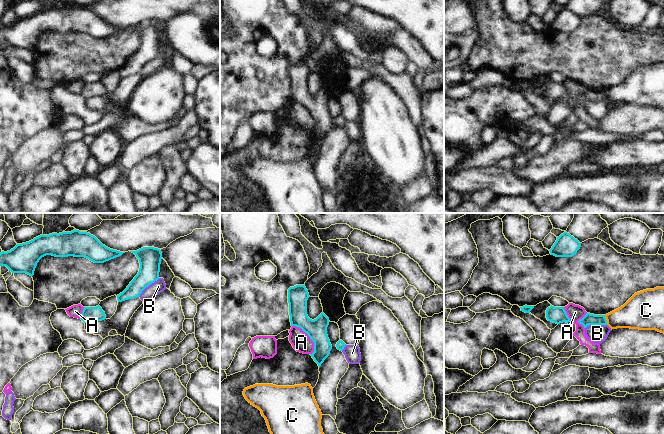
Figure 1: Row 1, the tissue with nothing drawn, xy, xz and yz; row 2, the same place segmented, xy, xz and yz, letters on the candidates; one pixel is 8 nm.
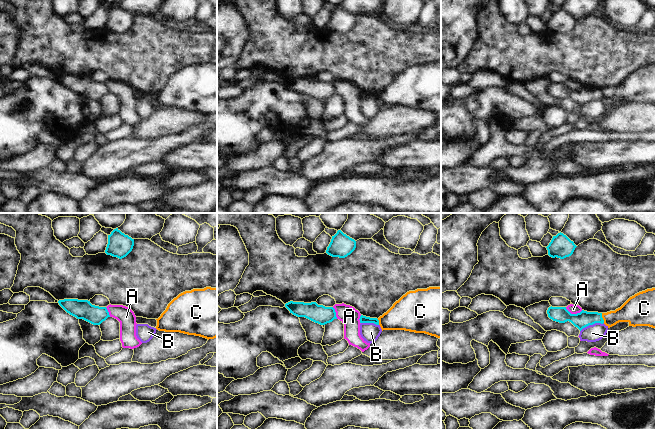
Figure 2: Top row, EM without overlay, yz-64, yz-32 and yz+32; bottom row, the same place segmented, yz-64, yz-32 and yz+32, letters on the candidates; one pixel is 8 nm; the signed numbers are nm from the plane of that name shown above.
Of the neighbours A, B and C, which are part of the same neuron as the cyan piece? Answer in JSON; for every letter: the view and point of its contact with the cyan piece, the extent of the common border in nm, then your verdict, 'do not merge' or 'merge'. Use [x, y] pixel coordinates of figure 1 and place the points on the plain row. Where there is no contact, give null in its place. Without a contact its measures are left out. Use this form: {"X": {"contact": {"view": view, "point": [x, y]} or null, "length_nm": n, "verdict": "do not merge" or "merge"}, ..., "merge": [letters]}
{"A": {"contact": {"view": "xz", "point": [309, 112]}, "length_nm": 280, "verdict": "do not merge"}, "B": {"contact": {"view": "xy", "point": [148, 61]}, "length_nm": 220, "verdict": "do not merge"}, "C": {"contact": {"view": "yz", "point": [606, 96]}, "length_nm": 80, "verdict": "do not merge"}, "merge": []}

